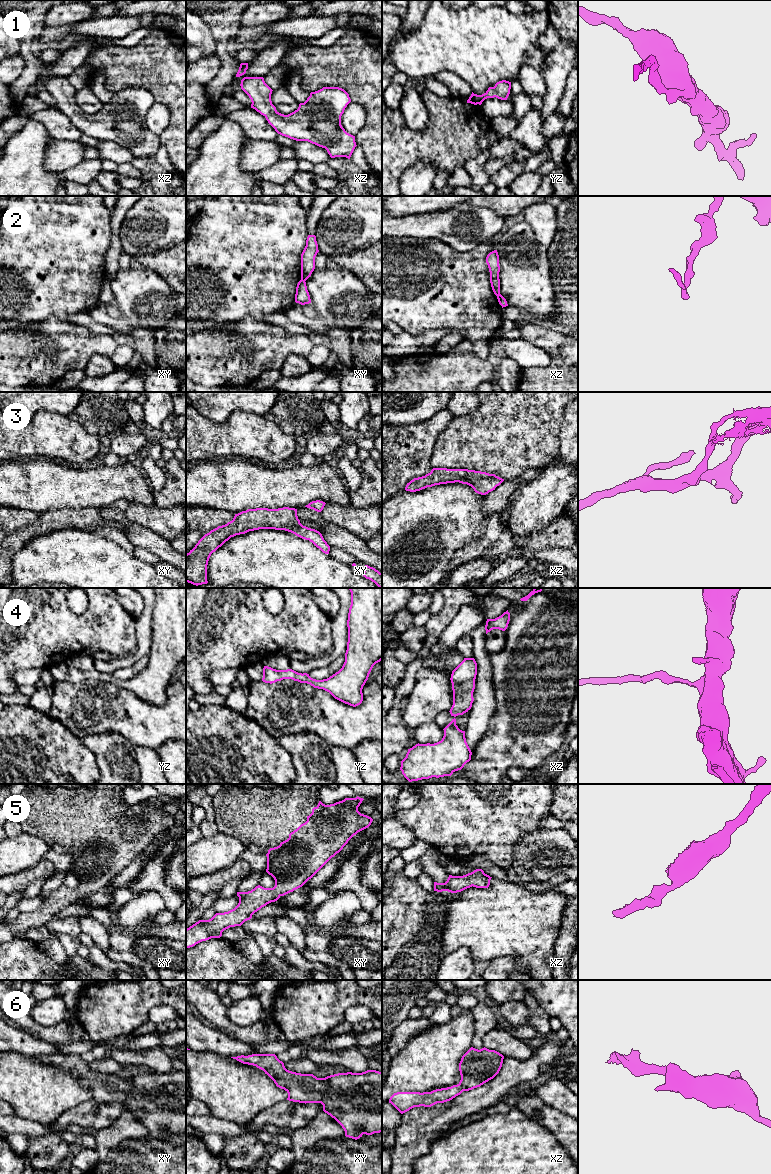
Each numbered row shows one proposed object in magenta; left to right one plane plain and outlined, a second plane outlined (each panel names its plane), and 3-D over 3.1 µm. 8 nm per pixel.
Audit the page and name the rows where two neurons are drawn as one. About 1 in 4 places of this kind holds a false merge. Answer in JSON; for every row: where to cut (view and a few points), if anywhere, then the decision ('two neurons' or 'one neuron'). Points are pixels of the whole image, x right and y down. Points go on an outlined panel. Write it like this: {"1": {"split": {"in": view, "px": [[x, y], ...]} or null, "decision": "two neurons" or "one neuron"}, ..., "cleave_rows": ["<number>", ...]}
{"1": {"split": null, "decision": "one neuron"}, "2": {"split": {"in": "xy", "px": [[301, 278], [304, 281]]}, "decision": "two neurons"}, "3": {"split": null, "decision": "one neuron"}, "4": {"split": null, "decision": "one neuron"}, "5": {"split": null, "decision": "one neuron"}, "6": {"split": null, "decision": "one neuron"}, "cleave_rows": ["2"]}

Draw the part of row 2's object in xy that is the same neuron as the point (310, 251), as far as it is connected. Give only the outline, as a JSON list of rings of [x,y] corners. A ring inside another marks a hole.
[[[308,235],[306,246],[301,254],[301,279],[306,281],[315,269],[315,257],[318,250],[318,244],[315,235]]]

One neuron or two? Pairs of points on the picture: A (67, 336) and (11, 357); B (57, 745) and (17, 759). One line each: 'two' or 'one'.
A: one
B: one

